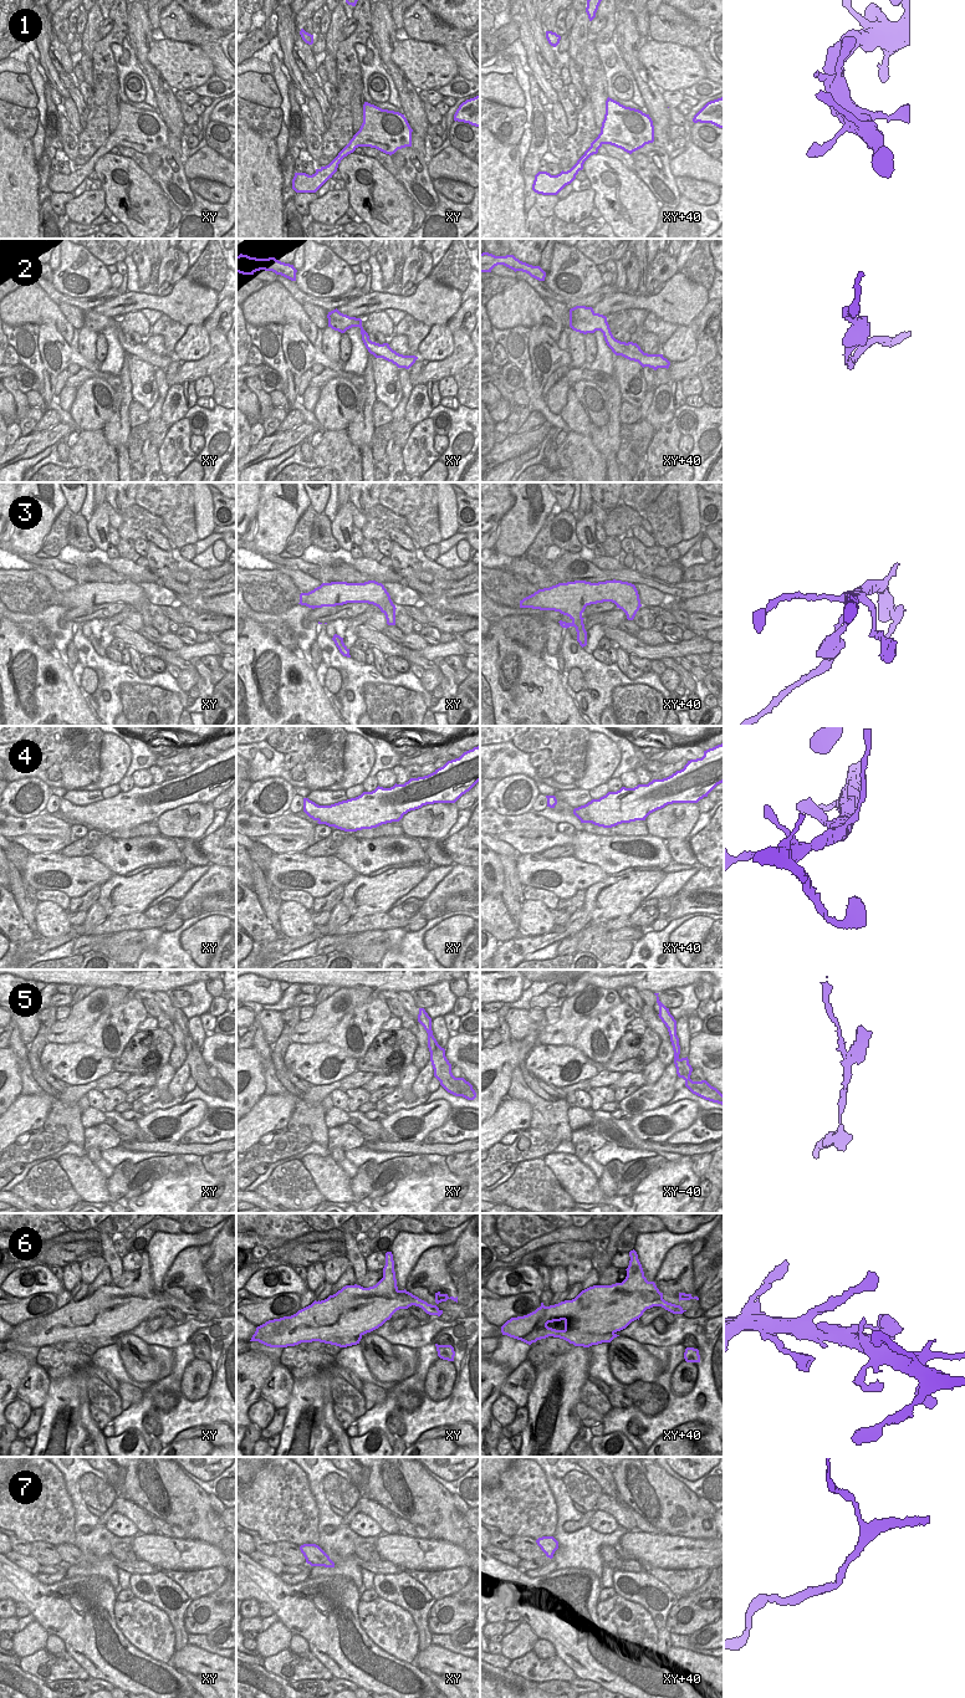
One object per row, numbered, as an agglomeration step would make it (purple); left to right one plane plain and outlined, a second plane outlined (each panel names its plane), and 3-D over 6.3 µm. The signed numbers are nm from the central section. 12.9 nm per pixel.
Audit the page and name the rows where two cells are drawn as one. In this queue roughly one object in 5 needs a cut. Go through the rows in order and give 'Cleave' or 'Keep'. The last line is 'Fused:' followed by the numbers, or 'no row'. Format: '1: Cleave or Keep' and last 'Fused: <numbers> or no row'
1: Keep
2: Keep
3: Cleave
4: Keep
5: Keep
6: Keep
7: Keep
Fused: 3.

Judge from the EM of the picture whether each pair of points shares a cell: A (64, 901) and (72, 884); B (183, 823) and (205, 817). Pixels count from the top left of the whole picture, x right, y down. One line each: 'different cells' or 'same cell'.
A: different cells
B: same cell

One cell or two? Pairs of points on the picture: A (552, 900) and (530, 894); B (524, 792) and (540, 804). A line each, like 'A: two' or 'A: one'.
A: one
B: two

